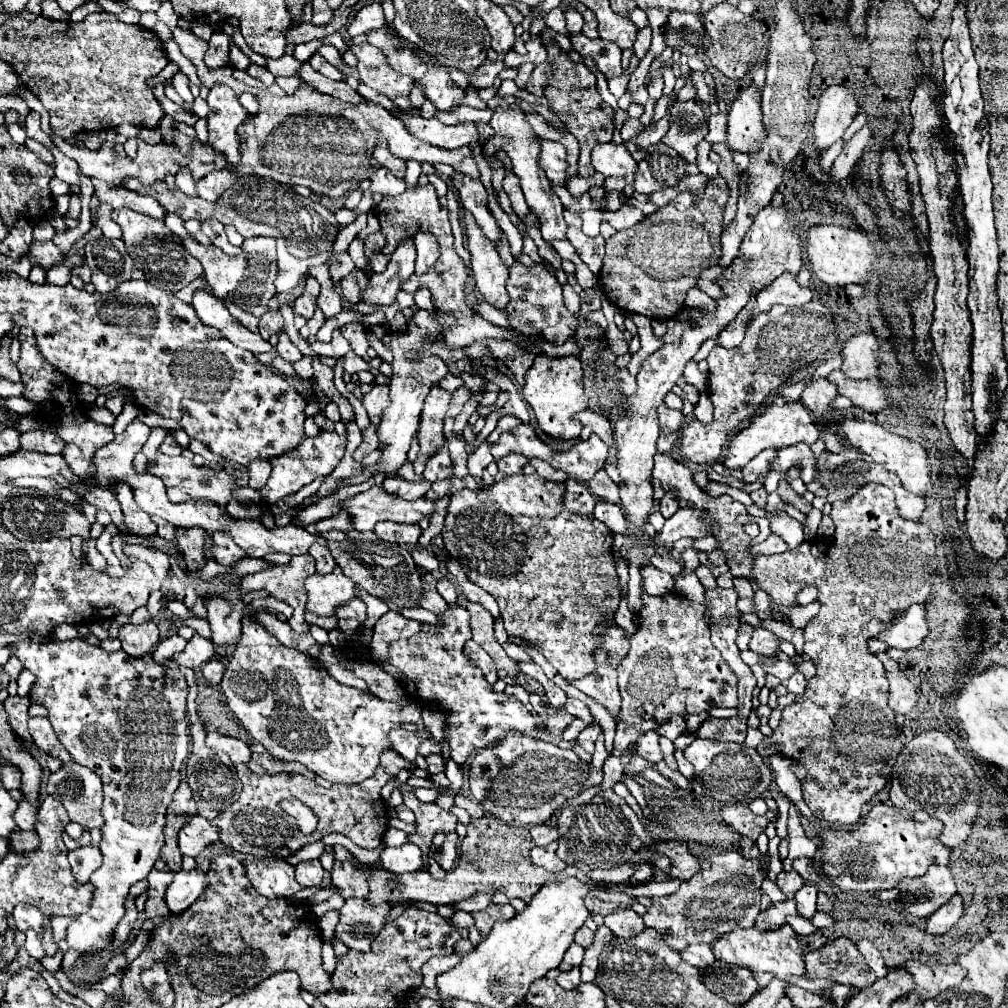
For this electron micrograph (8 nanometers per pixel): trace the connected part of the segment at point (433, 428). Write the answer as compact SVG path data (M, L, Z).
M438 385L432 387L424 401L424 411L422 411L422 423L418 429L418 441L420 441L420 453L418 459L414 461L414 471L422 473L426 461L446 445L446 437L442 431L444 417L448 411L452 395Z

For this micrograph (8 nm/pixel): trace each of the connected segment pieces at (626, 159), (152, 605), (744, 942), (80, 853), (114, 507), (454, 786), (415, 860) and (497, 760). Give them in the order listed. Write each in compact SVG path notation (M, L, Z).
M604 143L594 147L592 151L592 165L604 177L628 177L636 173L636 161L626 151L624 145Z
M160 591L152 593L152 595L150 595L150 601L148 601L148 605L146 605L146 609L152 613L152 617L156 617L156 615L162 611L162 607L164 607L162 593L160 593Z
M784 923L778 929L768 929L768 931L760 931L756 927L750 929L734 929L730 933L726 933L724 937L720 937L714 945L712 951L716 955L718 961L726 963L726 965L746 965L748 969L752 969L752 973L756 973L756 981L760 981L760 985L768 985L772 977L782 977L788 979L792 985L804 987L808 991L814 993L824 993L828 989L832 989L832 981L806 981L804 979L804 961L802 961L802 947L798 941L796 931Z
M86 845L86 847L78 847L78 849L70 851L68 861L72 865L76 881L86 883L90 879L90 875L102 865L102 853L94 845Z
M110 489L86 493L86 495L84 495L84 499L86 499L88 503L92 503L94 507L98 507L98 509L106 509L106 511L110 513L110 517L112 517L112 523L114 523L120 531L124 531L124 533L126 533L126 529L124 529L124 519L122 519L122 511L120 511L120 505L118 505L118 501L116 501L116 497L114 497L114 493L112 493Z
M450 759L446 763L445 775L450 781L450 789L454 791L454 797L458 795L460 787L462 787L462 775L464 775L462 765L458 765L455 761Z
M404 843L400 847L384 847L380 861L394 875L416 873L416 871L424 869L422 851L414 843Z
M516 733L474 755L468 769L468 783L474 799L486 813L508 825L540 825L568 799L580 795L590 771L591 765L584 763L572 749L560 749L552 743Z

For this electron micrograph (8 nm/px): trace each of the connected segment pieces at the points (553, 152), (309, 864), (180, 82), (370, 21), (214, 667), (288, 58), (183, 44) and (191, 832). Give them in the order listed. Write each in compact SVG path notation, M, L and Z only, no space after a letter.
M542 141L542 153L540 153L540 165L546 171L546 177L552 185L566 187L570 181L568 175L568 161L566 161L566 149L558 141Z
M304 861L304 863L296 865L296 879L304 887L320 885L322 875L324 875L324 869L322 869L320 861Z
M178 71L173 79L172 86L178 91L178 94L184 99L183 108L185 111L191 111L194 96L189 88L189 80L184 73Z
M368 3L356 13L354 21L348 27L348 33L350 33L350 37L354 37L354 35L368 33L372 29L380 29L384 25L386 25L386 15L382 11L382 5L380 3Z
M212 659L208 661L204 667L202 667L202 683L208 683L212 687L216 687L220 681L222 681L222 673L224 673L224 667L220 661Z
M284 55L280 59L268 59L268 69L276 77L286 77L286 75L296 75L304 63L298 61L294 55Z
M176 27L172 29L172 39L178 43L182 55L196 65L202 85L210 89L215 83L227 84L238 95L250 92L260 101L260 111L256 113L256 117L248 119L240 127L242 159L234 169L230 169L236 175L268 177L290 187L304 185L316 195L324 195L328 199L342 199L350 191L358 189L362 179L368 177L376 141L386 141L392 155L404 161L416 159L420 163L458 165L466 157L474 157L470 147L436 149L434 145L426 145L418 137L412 137L412 133L408 133L400 119L396 119L382 105L376 103L342 103L336 97L318 93L312 85L305 82L293 95L284 93L278 85L266 89L248 86L233 77L230 66L208 69L204 65L204 53L208 43L198 39L192 31Z
M192 817L182 829L180 829L180 853L196 857L204 847L218 841L214 825L210 825L204 817Z

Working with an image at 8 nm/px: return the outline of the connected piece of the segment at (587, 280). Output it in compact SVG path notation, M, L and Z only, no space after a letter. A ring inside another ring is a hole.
M572 257L572 263L576 265L576 279L580 283L583 290L592 288L597 281L597 276L588 269L588 265L584 261L580 261L578 257Z

